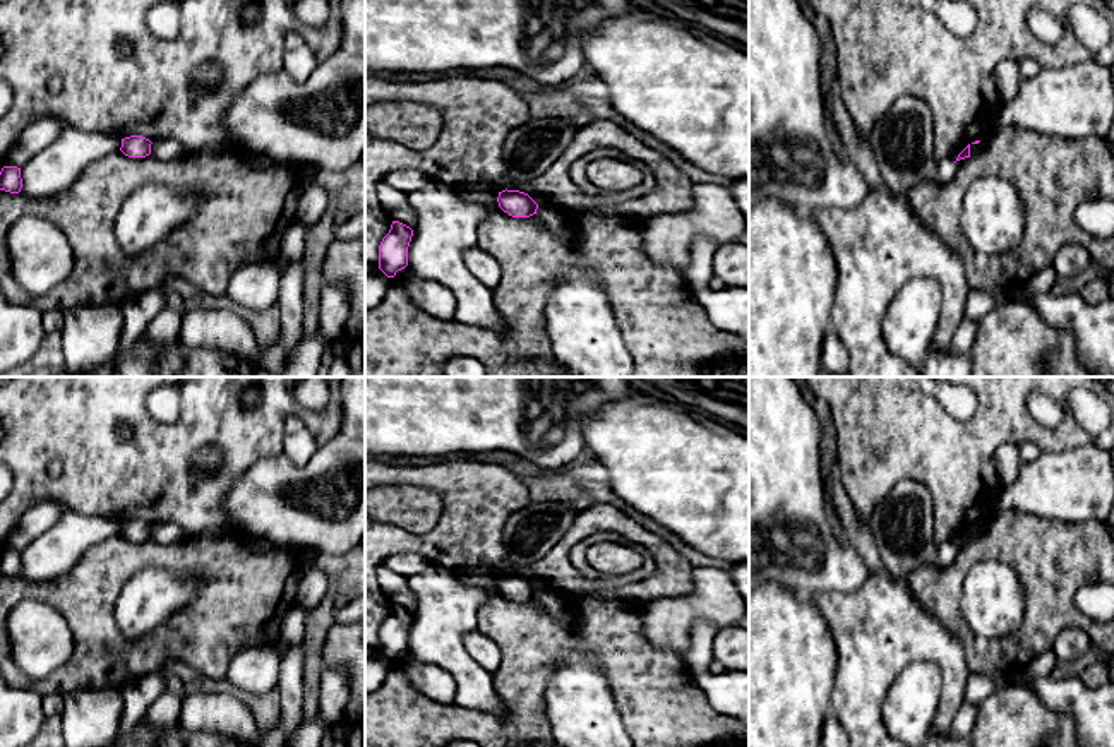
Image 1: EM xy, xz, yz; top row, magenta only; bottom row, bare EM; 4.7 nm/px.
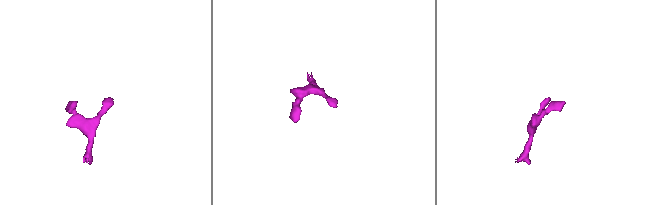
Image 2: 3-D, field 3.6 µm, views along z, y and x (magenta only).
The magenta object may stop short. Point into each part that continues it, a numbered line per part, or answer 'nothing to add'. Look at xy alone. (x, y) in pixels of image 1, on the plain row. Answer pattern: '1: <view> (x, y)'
nothing to add

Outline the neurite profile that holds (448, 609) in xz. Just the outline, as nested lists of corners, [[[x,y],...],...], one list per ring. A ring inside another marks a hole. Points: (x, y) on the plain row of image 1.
[[[439,565],[408,577],[408,584],[416,596],[408,651],[454,677],[456,706],[504,716],[506,708],[494,689],[492,673],[471,658],[464,642],[466,634],[478,630],[478,612],[490,593],[468,586],[452,569]]]

